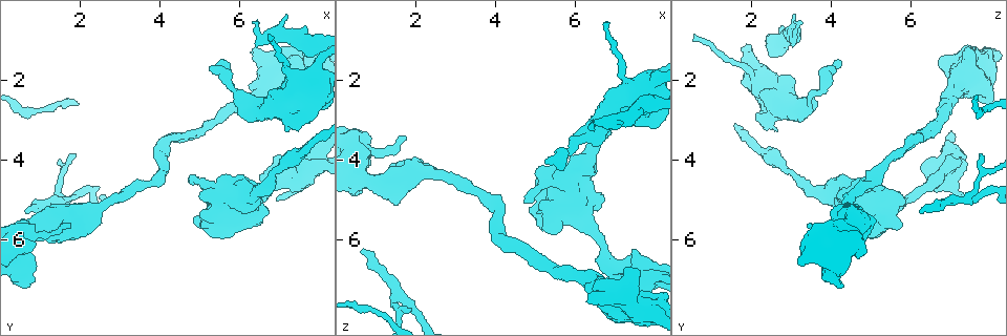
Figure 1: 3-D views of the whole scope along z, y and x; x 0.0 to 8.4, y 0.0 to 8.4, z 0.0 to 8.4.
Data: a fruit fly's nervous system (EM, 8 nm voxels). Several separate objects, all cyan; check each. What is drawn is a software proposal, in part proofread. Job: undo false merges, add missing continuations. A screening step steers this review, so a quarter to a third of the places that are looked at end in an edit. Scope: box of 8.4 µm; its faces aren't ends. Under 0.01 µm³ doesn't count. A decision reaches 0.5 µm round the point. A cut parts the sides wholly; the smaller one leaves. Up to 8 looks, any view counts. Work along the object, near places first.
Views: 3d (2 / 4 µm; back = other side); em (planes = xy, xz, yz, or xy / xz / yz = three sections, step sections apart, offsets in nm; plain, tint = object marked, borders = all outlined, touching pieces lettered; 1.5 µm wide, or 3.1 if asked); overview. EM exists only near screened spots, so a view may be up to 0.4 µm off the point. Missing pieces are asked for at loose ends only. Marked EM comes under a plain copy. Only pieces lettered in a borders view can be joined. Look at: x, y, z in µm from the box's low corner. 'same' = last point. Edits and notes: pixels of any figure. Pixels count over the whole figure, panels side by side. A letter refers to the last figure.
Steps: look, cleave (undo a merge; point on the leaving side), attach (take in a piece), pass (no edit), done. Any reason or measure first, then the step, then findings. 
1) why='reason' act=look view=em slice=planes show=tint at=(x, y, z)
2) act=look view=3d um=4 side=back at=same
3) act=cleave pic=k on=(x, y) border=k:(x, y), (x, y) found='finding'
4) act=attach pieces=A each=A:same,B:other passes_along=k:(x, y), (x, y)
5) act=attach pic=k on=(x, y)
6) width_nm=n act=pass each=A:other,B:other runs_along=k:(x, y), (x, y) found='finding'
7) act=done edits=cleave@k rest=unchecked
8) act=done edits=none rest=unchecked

why='thick turns thin' act=look view=em slice=xz step=8 show=borders at=(6.50, 4.75, 3.55)

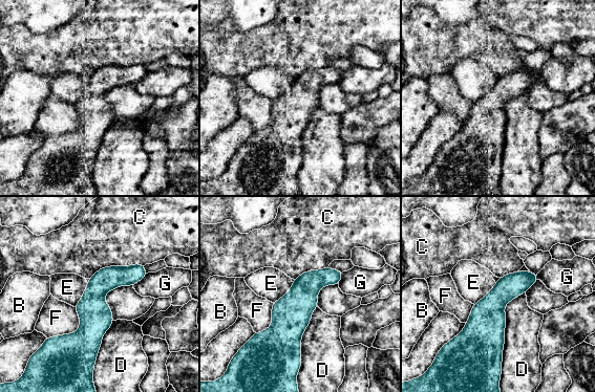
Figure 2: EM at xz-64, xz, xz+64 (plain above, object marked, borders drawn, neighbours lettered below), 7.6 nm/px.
act=pass each=B:other,C:other,D:other,E:other,F:other,G:other runs_along=2:(142, 267), (93, 298), (87, 358) found='one neuron here'

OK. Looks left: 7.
act=look view=em slice=xz step=8 show=borders at=(1.80, 5.60, 3.40)

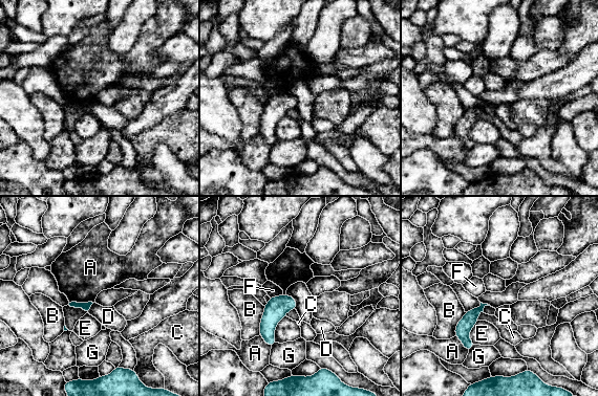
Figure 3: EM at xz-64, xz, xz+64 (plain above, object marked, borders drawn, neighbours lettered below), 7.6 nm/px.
why='cut it another way' act=look view=em slice=planes show=borders at=same

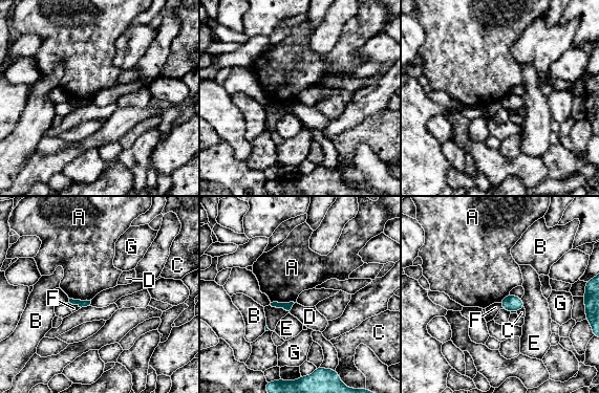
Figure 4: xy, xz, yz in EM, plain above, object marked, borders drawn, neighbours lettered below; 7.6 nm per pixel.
longest_contact=A:180nm act=pass each=A:other,B:other,C:other,D:other,E:other,F:other,G:other found='no lettered piece goes on from it'

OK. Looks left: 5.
why='an open end' act=look view=em slice=xz step=8 show=tint at=(0.65, 5.30, 6.20)

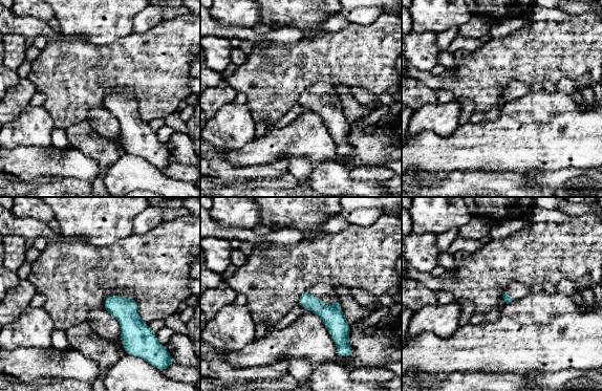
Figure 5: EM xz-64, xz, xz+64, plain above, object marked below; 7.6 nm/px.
act=look view=em slice=planes show=borders at=same

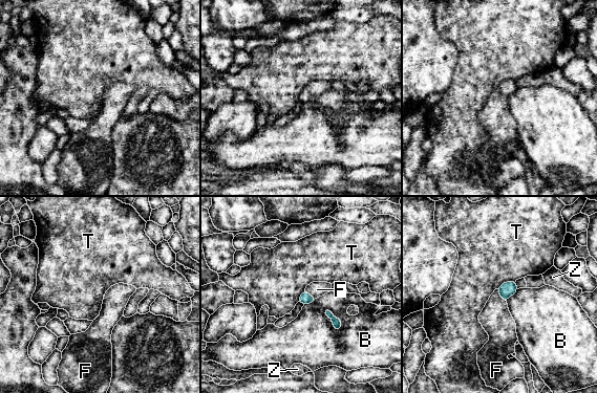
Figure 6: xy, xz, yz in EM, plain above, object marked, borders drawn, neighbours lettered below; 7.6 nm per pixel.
longest_contact=B:200nm act=attach pieces=F each=B:other,F:same,T:other,Z:other passes_along=6:(507, 289), (500, 297), (495, 318) found='it goes on there'

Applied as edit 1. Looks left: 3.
act=done edits=attach@6 rest=unchecked

